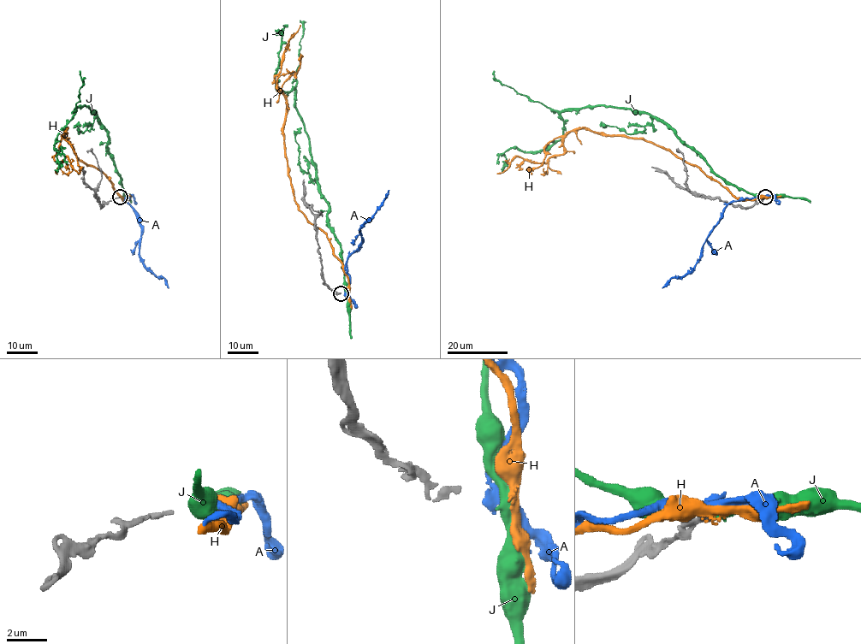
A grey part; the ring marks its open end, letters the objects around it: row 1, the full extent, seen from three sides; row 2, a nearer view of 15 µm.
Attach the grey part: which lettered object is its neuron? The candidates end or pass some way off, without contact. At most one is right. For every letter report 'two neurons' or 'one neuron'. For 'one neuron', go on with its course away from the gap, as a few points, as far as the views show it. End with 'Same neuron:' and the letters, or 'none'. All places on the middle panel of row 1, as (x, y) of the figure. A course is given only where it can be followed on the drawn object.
A: one neuron; it runs (344, 293), (349, 281), (347, 260), (361, 245), (360, 228), (373, 214), (388, 190)
H: two neurons
J: two neurons
Same neuron: A

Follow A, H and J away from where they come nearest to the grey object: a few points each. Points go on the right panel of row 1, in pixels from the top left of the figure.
A: (766, 197), (759, 195), (732, 201), (706, 239), (701, 258), (695, 267), (686, 274), (673, 277), (662, 287)
H: (763, 197), (736, 199), (650, 142), (584, 128), (570, 132), (563, 152), (545, 162), (516, 156), (497, 174)
J: (763, 197), (728, 185), (665, 124), (615, 107), (564, 109), (561, 138), (537, 151), (510, 148), (502, 172)

